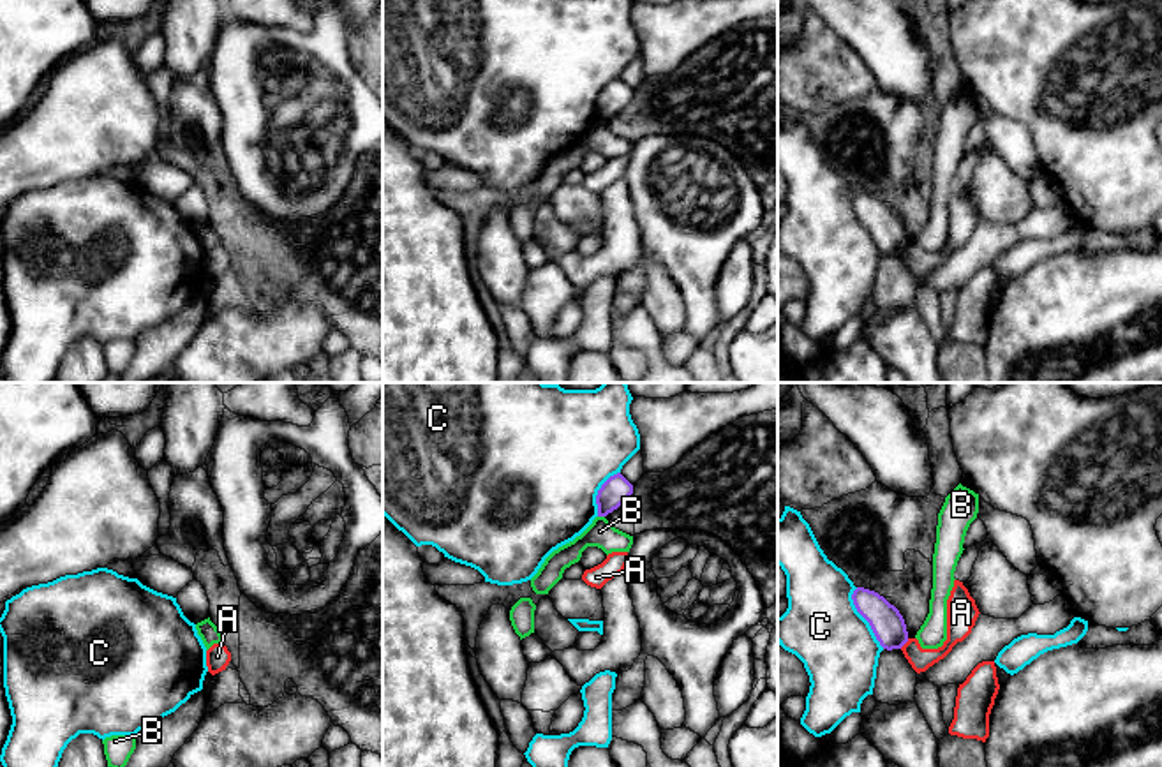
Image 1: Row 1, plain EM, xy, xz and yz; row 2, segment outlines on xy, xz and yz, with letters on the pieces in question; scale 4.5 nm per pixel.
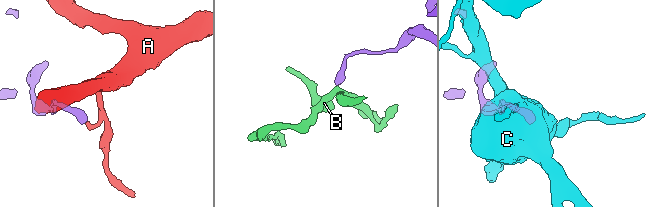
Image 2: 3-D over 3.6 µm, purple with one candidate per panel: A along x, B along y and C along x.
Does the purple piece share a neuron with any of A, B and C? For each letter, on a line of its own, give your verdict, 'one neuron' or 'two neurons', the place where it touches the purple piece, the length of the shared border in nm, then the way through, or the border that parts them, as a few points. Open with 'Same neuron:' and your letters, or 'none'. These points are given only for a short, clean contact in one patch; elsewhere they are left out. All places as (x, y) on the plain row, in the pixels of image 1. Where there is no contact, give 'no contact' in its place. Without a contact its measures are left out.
Same neuron: none
A: two neurons; contact yz (903, 249); length 60 nm
B: two neurons; contact xz (602, 120); length 30 nm; border xz (598, 120), (603, 122)
C: two neurons; contact yz (863, 221); length 300 nm

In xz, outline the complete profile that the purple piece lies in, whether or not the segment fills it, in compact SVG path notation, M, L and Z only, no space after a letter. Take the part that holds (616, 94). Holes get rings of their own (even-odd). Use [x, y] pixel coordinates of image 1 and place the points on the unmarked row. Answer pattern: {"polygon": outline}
{"polygon": "M621 79L610 81L596 101L598 122L607 122L633 99L633 90Z"}

